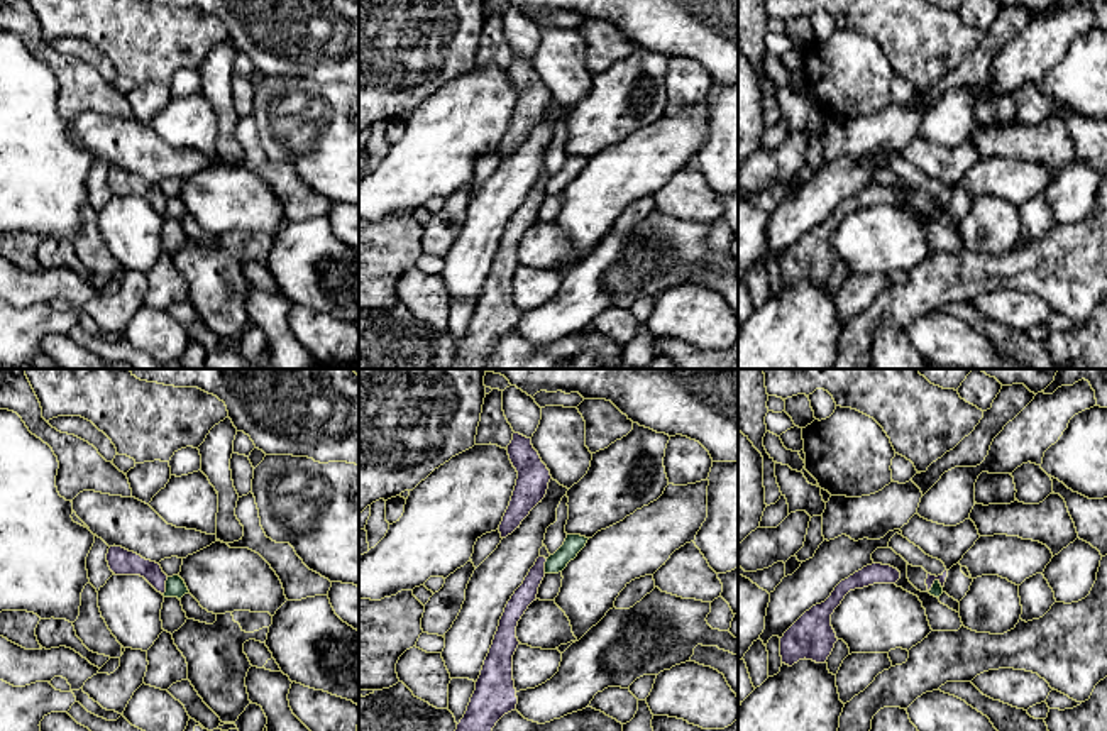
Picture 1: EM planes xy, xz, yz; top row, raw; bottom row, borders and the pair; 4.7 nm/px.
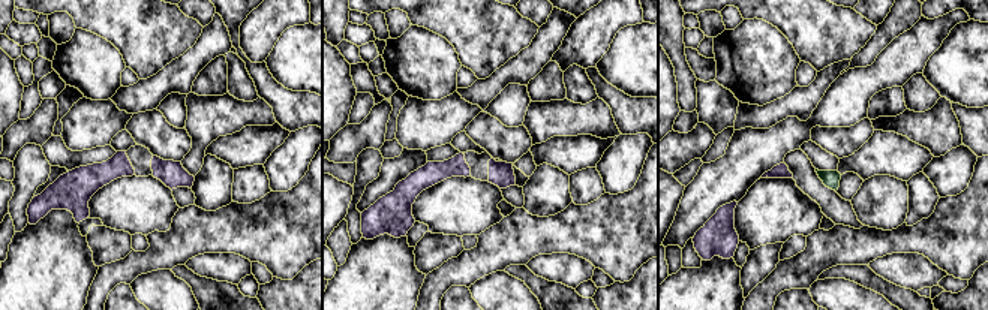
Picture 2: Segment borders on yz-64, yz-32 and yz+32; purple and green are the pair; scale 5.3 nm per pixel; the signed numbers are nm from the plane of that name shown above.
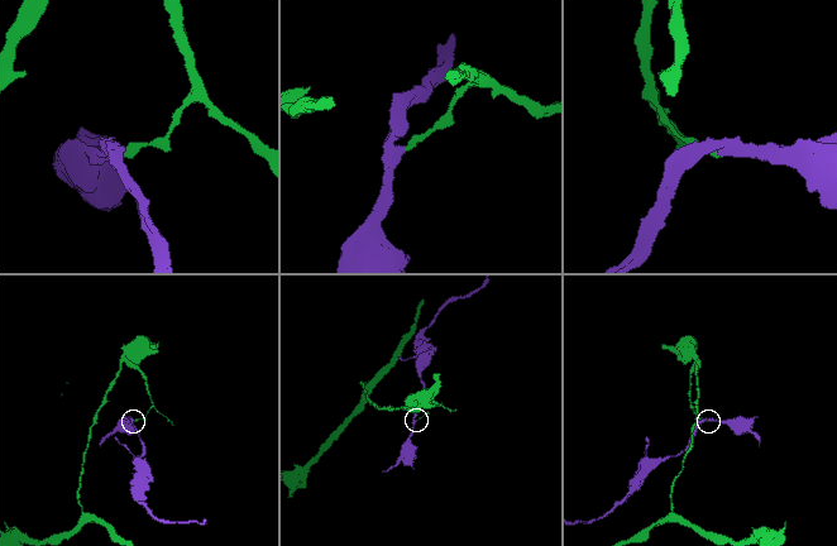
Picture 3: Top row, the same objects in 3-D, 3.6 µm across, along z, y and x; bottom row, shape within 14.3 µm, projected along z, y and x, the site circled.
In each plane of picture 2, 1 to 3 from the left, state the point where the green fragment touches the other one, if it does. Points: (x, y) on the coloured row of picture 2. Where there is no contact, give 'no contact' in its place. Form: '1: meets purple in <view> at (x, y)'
1: no contact
2: no contact
3: no contact

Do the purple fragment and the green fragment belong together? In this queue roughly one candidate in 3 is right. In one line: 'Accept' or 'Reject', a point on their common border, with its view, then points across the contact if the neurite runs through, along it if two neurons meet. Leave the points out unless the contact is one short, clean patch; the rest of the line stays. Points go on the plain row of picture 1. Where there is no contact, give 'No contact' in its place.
Reject. Touches purple at xy (165, 207). Boundary: xy (168, 198), (163, 215)

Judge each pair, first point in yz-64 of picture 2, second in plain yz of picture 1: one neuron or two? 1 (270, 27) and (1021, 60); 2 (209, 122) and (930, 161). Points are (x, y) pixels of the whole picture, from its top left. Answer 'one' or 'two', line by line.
1: one
2: two

